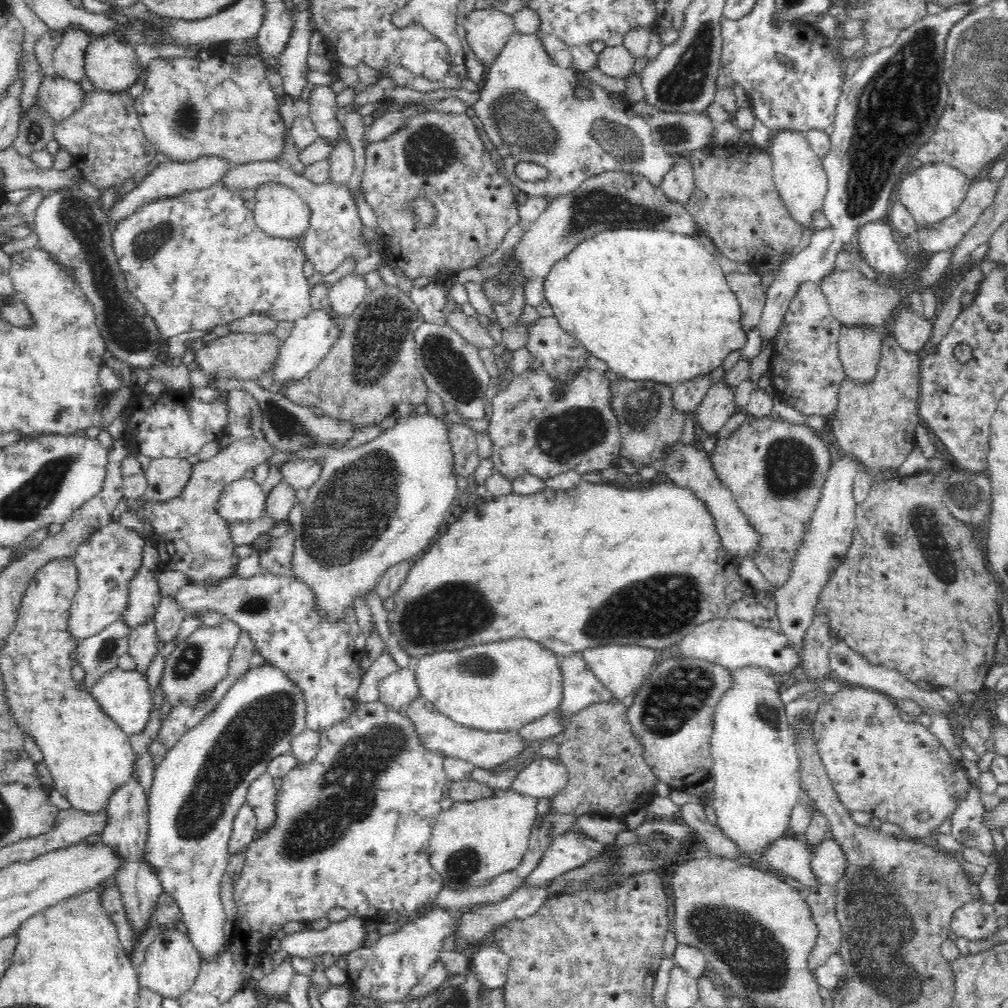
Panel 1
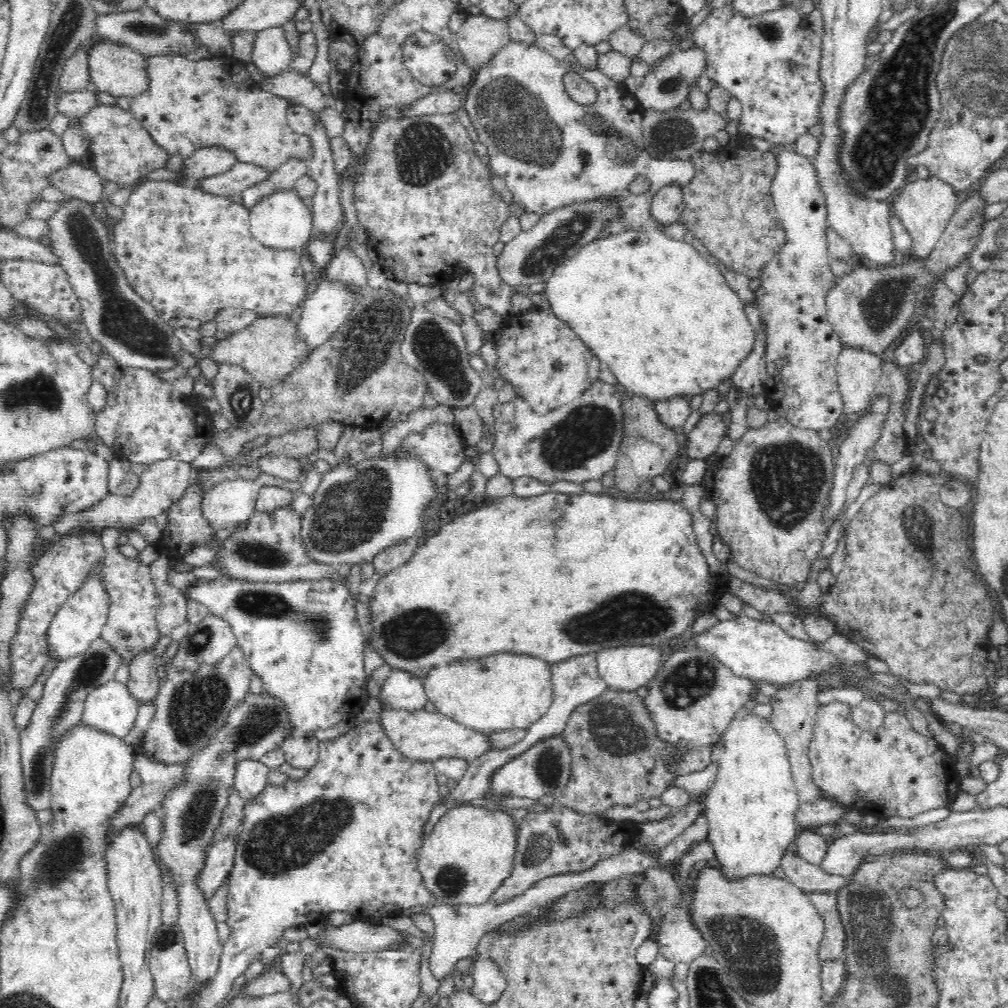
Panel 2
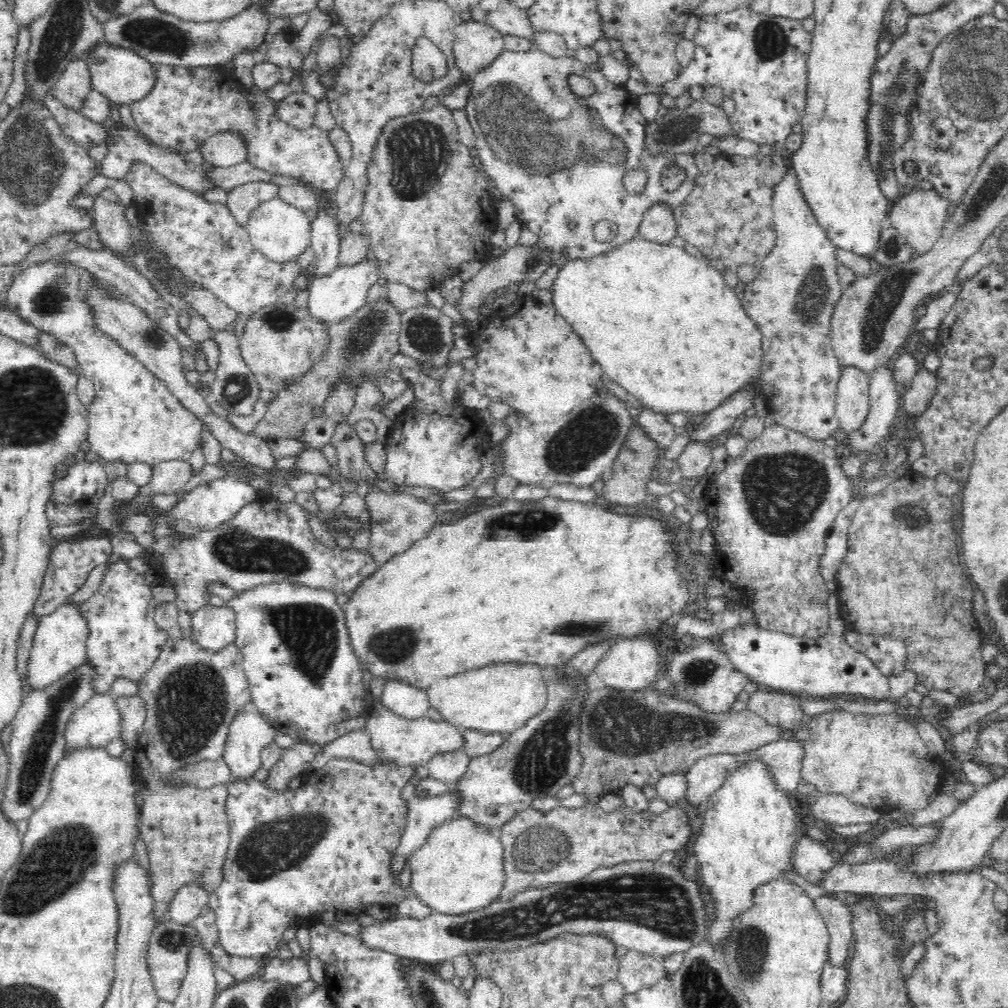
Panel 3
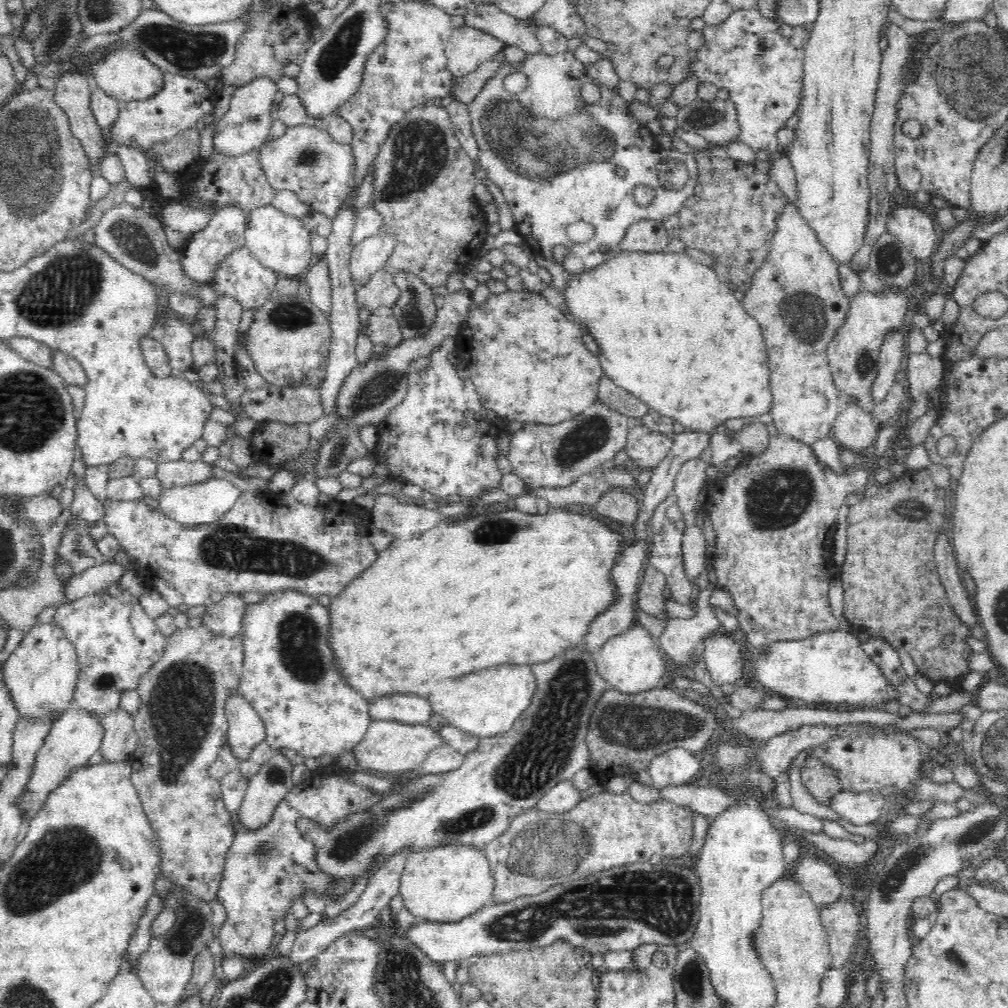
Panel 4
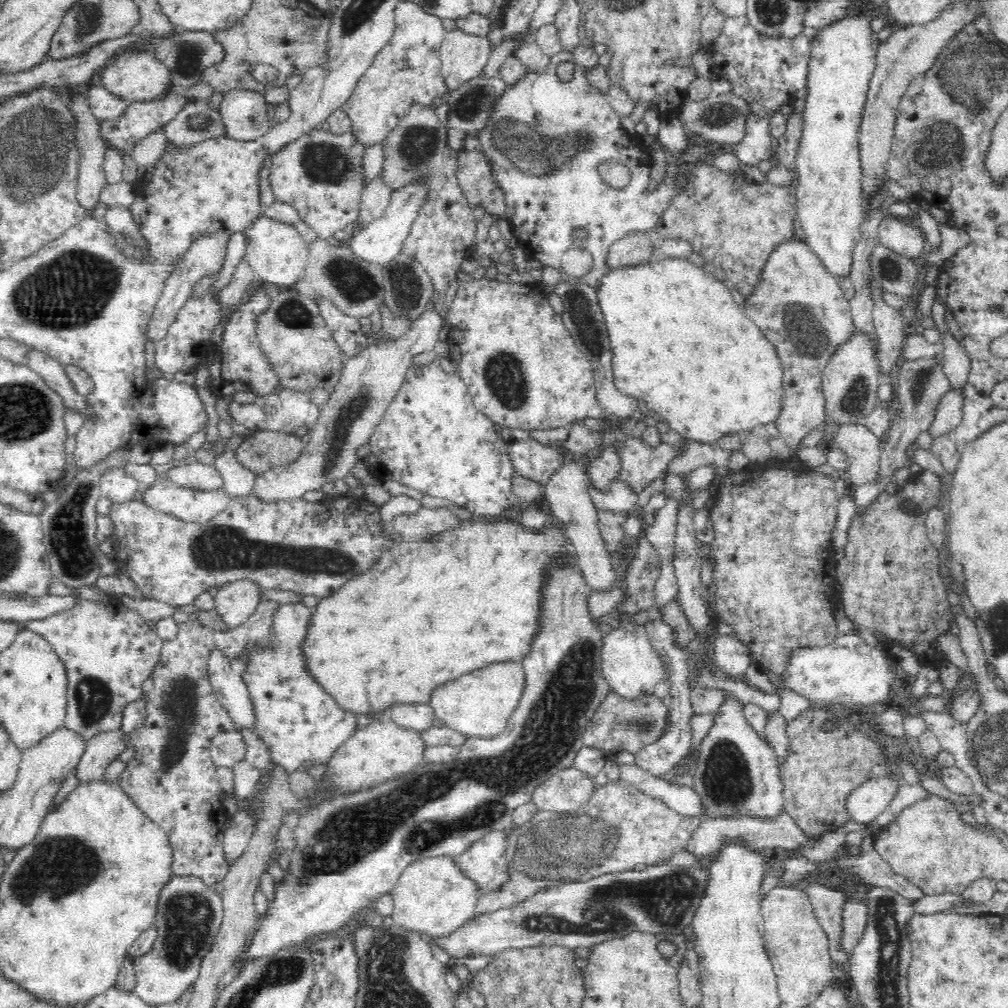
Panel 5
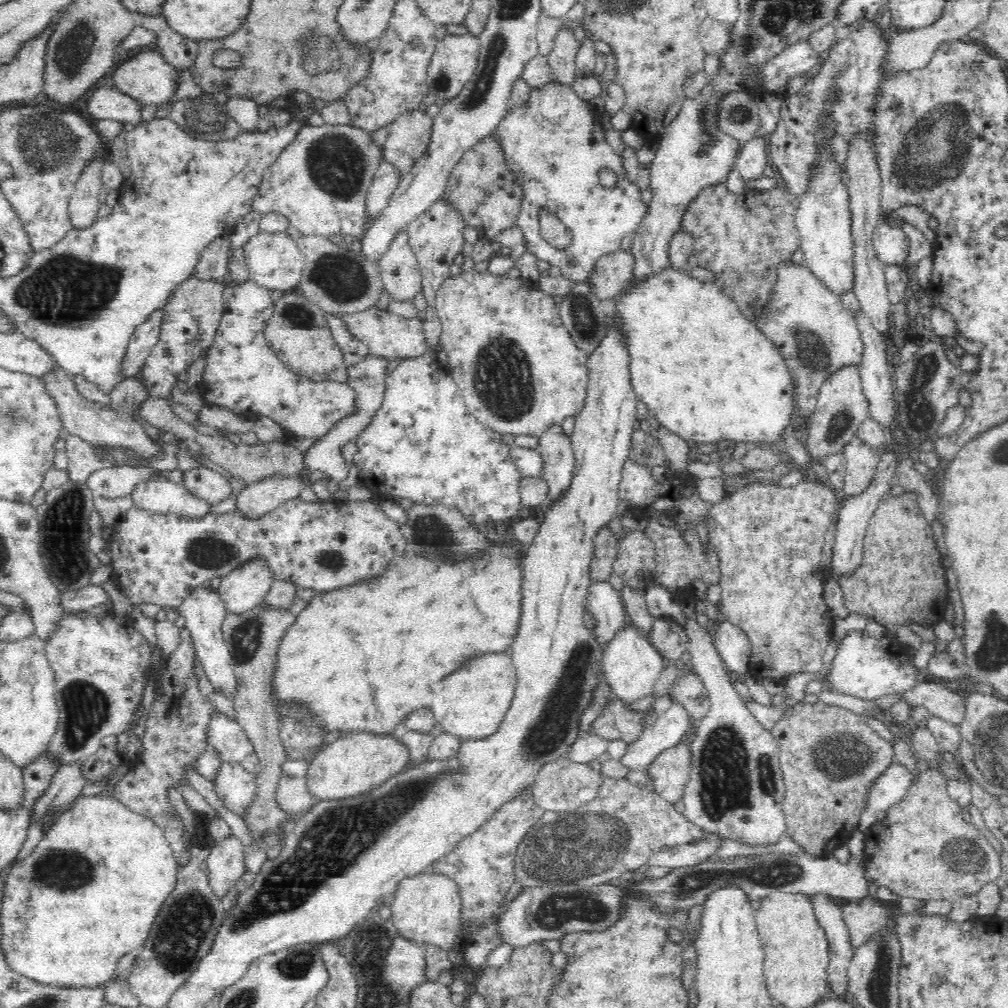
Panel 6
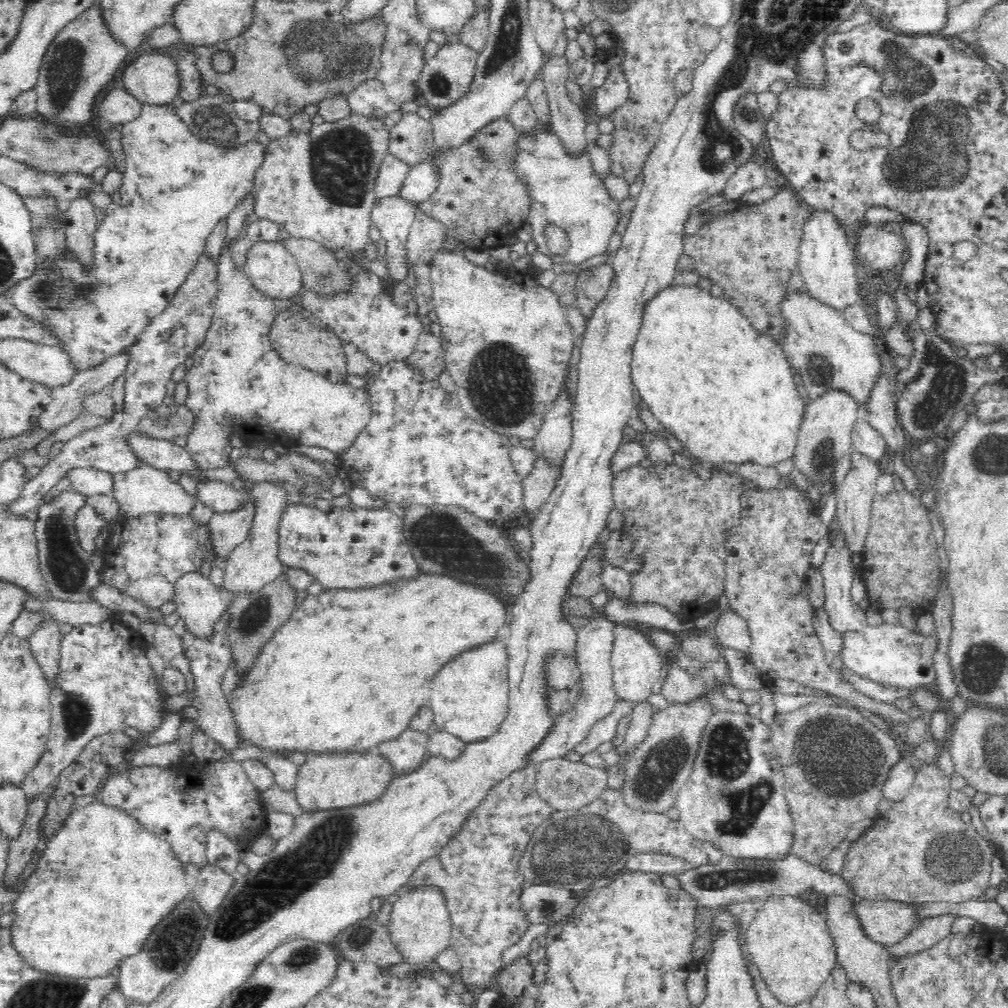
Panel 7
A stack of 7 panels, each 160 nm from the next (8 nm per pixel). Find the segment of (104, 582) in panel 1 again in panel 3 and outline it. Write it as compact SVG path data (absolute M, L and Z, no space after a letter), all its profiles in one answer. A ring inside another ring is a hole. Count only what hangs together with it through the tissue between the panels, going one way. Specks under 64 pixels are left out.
M63 604L54 612L44 615L38 621L38 626L32 639L24 678L21 681L29 692L44 692L58 680L80 668L86 660L87 626L79 615L78 604Z

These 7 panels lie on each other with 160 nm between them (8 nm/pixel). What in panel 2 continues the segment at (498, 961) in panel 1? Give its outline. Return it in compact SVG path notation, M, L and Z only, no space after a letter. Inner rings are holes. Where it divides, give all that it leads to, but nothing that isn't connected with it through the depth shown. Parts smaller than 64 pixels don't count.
M475 956L470 973L474 978L474 985L470 989L470 993L478 1002L489 1007L500 1000L500 996L507 988L507 980L492 959Z

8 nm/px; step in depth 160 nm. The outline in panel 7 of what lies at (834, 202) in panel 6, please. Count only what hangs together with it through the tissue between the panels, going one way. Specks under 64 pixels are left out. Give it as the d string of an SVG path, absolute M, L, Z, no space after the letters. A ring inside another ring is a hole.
M813 211L812 216L808 216L807 223L804 224L797 270L805 284L804 291L810 298L820 305L843 313L844 309L861 304L862 299L855 273L852 238L840 227L829 212Z

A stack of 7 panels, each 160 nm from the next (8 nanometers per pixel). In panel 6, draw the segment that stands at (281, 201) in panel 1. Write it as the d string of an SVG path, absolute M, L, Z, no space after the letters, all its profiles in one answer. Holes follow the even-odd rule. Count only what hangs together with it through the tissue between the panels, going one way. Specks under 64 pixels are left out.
M259 232L243 246L249 280L266 290L295 290L297 292L303 273L303 255L290 235L285 232Z

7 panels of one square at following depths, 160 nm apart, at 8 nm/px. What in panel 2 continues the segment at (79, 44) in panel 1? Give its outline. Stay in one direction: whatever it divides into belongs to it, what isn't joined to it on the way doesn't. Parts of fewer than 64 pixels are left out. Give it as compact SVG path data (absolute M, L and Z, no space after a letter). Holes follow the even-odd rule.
M79 47L63 64L61 73L59 88L62 93L84 91L91 80L87 53Z

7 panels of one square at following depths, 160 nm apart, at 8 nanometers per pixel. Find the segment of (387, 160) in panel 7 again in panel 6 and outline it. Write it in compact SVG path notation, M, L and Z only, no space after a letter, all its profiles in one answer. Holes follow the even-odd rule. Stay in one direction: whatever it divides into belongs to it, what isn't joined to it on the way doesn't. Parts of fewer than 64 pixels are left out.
M383 160L373 176L372 186L367 194L367 211L371 219L377 217L388 206L403 173L400 169L386 160Z

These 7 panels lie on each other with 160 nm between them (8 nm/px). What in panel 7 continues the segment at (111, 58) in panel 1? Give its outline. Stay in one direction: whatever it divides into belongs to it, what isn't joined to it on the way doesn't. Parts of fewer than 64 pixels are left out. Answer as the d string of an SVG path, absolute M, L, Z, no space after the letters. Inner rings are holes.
M142 50L122 72L124 88L139 101L170 105L179 96L179 65L168 50Z

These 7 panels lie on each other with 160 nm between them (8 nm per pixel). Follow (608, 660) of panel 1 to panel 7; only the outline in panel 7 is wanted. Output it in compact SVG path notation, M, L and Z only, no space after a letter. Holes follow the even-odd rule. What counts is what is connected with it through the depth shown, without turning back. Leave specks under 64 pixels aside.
M616 624L612 646L611 667L615 695L635 703L647 701L652 694L652 686L660 678L666 656L653 643L648 642L641 629L635 625Z

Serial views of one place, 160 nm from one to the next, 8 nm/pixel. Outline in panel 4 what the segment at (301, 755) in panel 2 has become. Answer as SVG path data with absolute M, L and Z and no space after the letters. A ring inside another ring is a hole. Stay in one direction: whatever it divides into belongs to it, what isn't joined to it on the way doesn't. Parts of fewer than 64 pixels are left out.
M275 752L274 756L266 764L261 765L261 769L255 775L247 779L248 788L246 788L240 810L238 810L238 825L242 829L257 832L272 821L276 806L284 800L286 794L291 792L295 786L292 781L293 766L290 758Z

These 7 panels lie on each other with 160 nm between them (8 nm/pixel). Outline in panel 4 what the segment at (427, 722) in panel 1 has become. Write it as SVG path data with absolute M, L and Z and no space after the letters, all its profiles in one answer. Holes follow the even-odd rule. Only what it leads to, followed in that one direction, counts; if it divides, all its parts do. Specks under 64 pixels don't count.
M371 720L362 740L350 751L360 768L410 776L410 770L420 770L427 754L440 744L441 738L436 728L428 724L412 725L392 720Z

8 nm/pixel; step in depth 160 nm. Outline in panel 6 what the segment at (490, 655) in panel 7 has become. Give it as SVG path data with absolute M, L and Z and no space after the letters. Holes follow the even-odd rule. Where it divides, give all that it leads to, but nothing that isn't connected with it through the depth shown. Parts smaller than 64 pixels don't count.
M508 651L487 652L468 660L462 668L454 670L446 678L442 678L436 686L438 694L434 696L431 711L438 720L436 724L442 726L447 733L465 740L480 740L495 733L504 720L504 715L512 702L516 686L515 668Z

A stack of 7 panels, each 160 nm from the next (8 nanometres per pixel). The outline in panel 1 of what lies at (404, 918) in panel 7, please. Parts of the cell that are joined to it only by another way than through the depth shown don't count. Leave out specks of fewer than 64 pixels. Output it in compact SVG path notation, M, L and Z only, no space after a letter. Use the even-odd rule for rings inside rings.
M506 790L487 800L473 802L454 802L447 810L442 810L435 826L432 828L428 846L428 863L432 871L440 876L442 888L456 892L466 888L484 888L496 876L514 871L524 859L529 848L529 837L537 817L538 800L521 796Z

